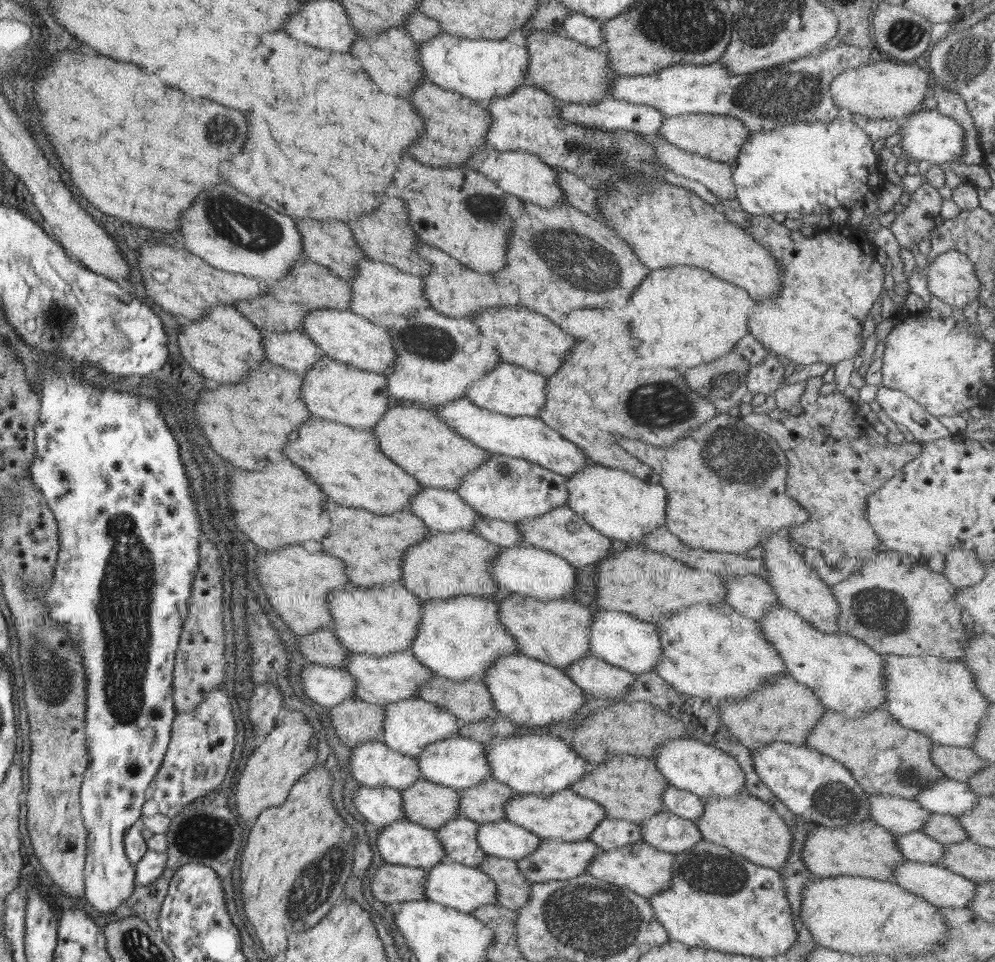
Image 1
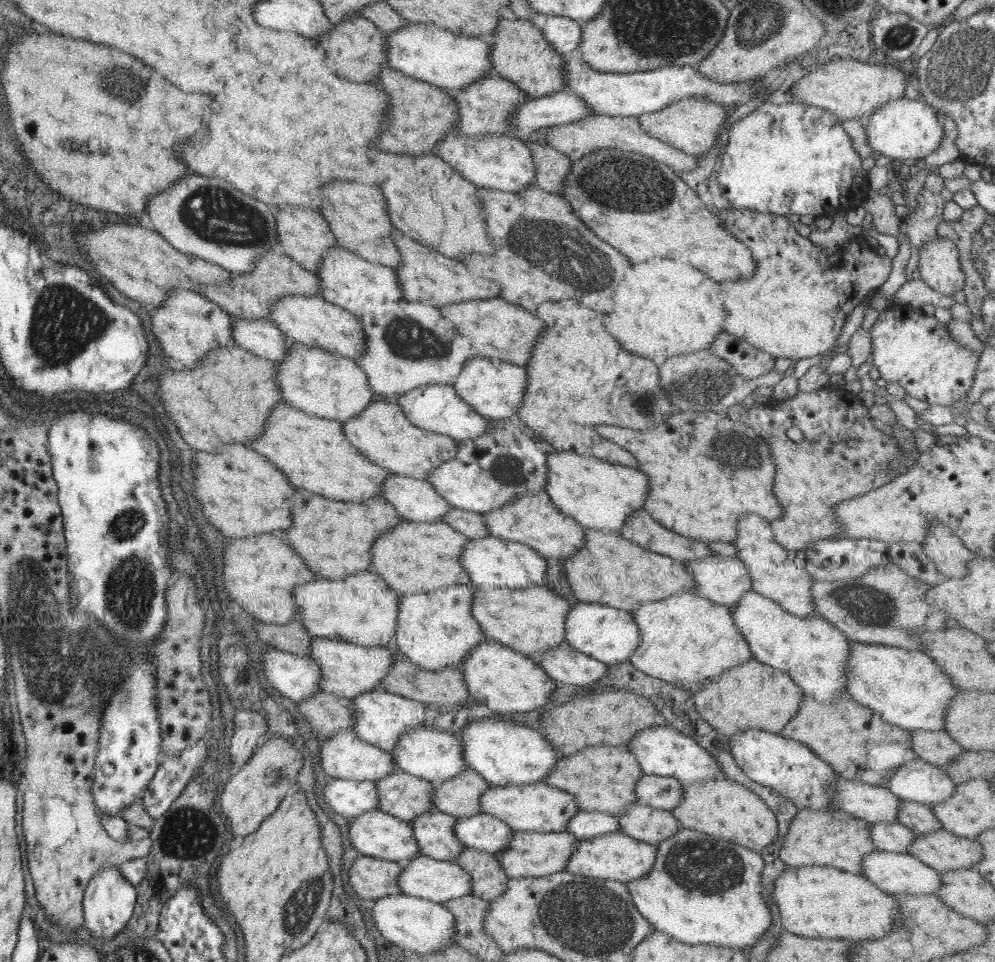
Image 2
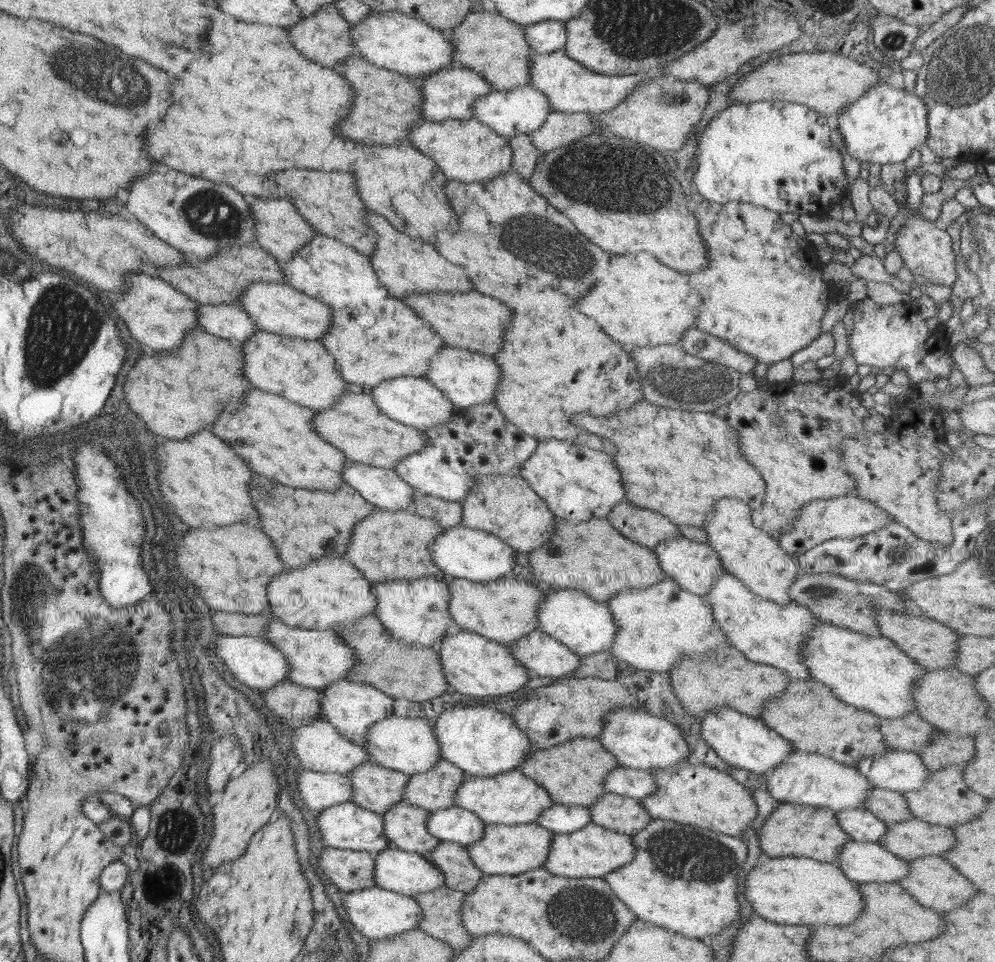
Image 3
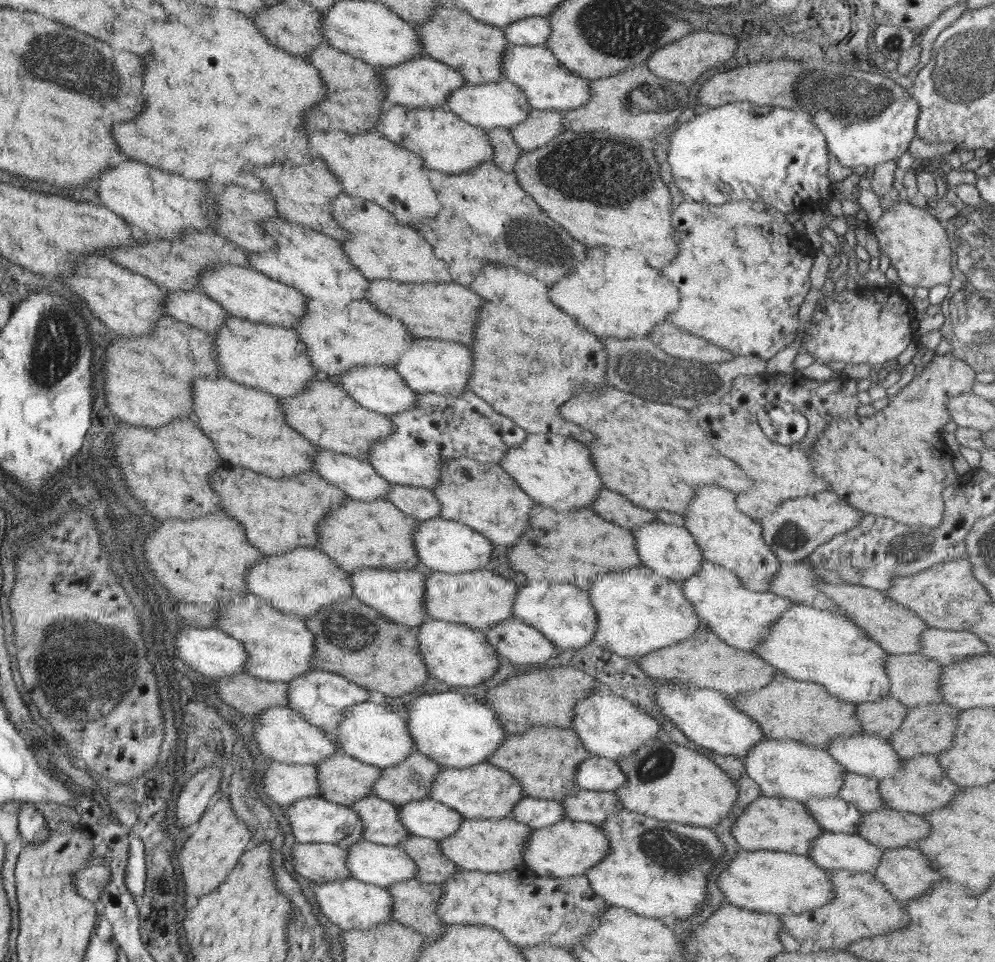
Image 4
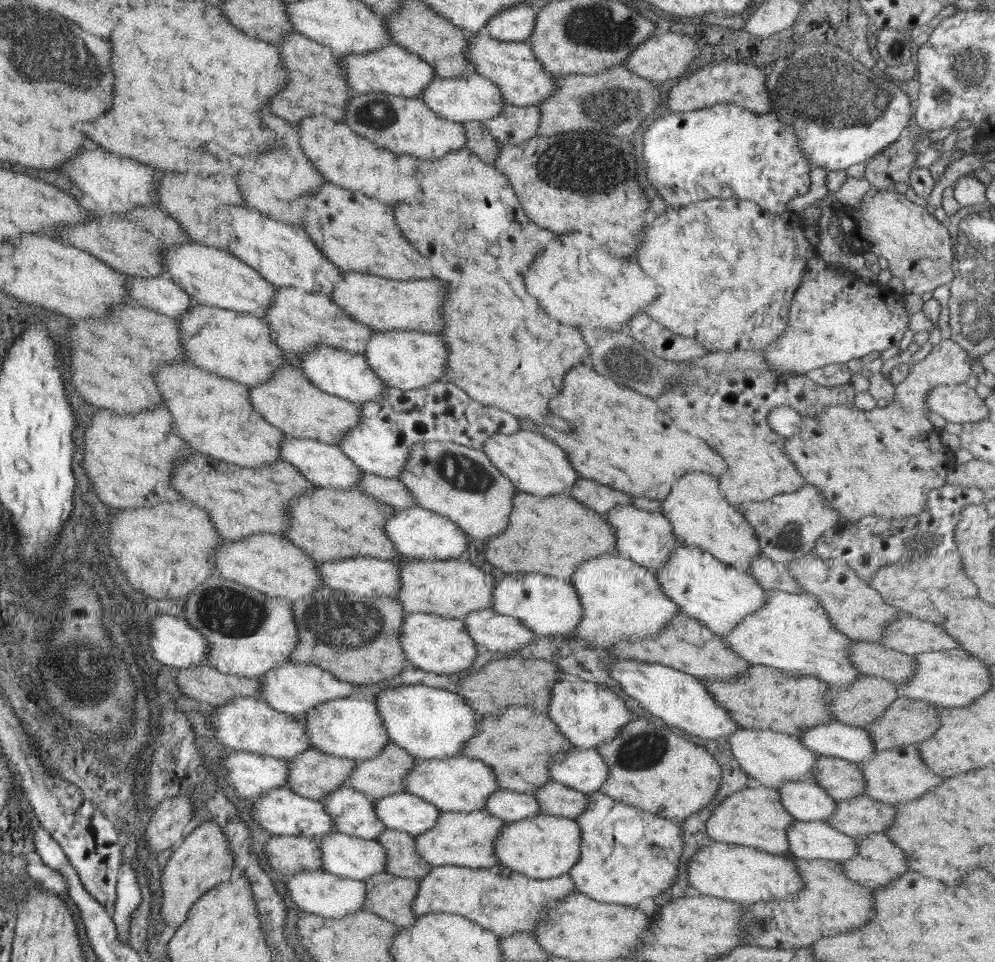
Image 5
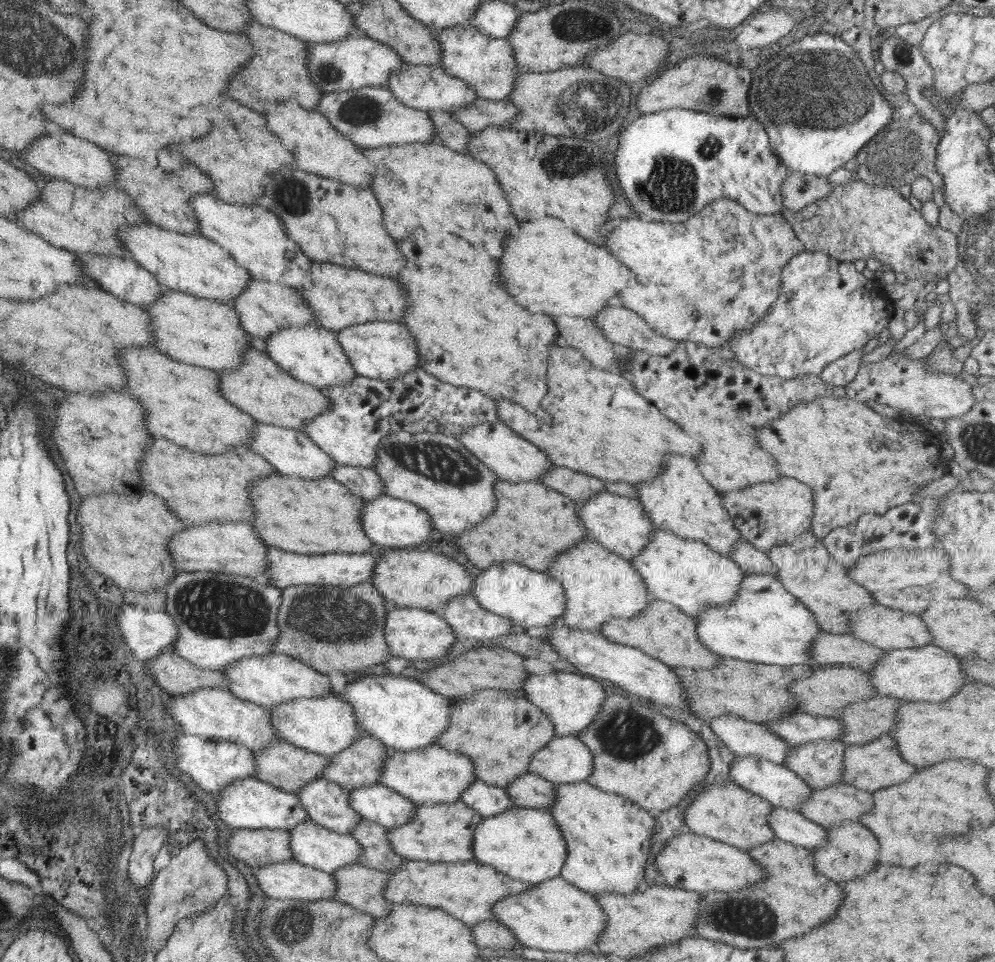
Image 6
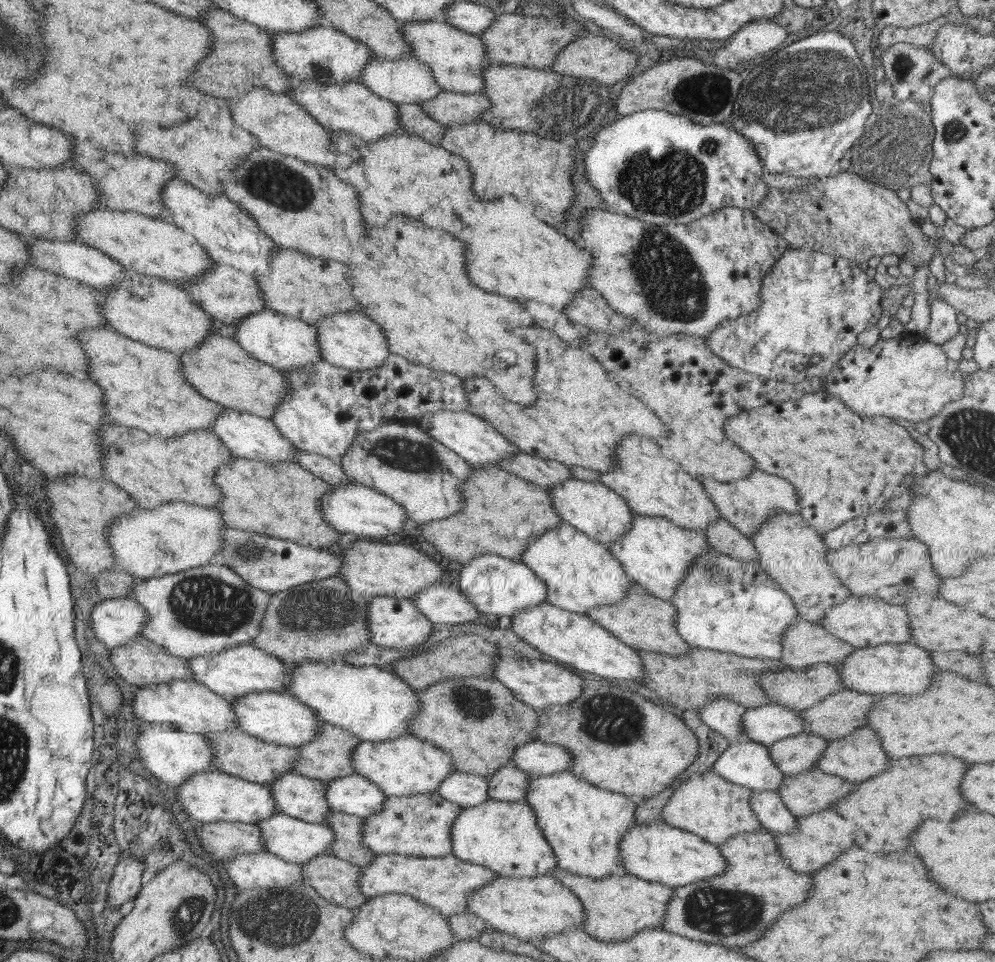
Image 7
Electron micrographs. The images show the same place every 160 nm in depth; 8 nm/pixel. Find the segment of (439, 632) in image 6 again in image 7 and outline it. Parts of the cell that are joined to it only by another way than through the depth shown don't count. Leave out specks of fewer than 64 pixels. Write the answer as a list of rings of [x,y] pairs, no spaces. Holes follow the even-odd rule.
[[[372,597],[368,611],[368,630],[372,630],[372,643],[386,649],[410,649],[424,644],[434,630],[431,619],[424,616],[410,599]]]

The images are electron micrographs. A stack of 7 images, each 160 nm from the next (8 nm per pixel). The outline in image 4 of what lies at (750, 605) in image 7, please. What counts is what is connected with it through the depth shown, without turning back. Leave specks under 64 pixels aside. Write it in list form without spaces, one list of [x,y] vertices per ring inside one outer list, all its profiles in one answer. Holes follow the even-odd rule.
[[[794,603],[771,624],[768,635],[754,653],[786,678],[826,686],[828,694],[836,700],[852,702],[854,706],[858,703],[878,702],[891,689],[889,674],[885,669],[889,653],[858,627],[842,613],[839,615]]]

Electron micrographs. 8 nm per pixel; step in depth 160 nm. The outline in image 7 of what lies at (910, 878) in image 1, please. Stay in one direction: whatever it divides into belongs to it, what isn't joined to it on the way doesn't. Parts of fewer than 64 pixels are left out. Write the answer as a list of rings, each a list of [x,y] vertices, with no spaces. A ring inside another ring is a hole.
[[[752,790],[751,807],[759,817],[761,826],[780,834],[797,830],[797,816],[783,803],[778,792]]]

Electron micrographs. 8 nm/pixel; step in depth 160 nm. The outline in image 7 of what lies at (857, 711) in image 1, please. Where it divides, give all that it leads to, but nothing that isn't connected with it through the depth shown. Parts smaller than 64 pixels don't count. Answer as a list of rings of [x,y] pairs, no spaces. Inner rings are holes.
[[[633,513],[632,528],[614,544],[608,545],[610,552],[620,561],[624,572],[648,593],[664,601],[670,601],[680,587],[682,577],[690,565],[712,548],[706,534],[699,530],[680,528],[663,516],[644,516]]]

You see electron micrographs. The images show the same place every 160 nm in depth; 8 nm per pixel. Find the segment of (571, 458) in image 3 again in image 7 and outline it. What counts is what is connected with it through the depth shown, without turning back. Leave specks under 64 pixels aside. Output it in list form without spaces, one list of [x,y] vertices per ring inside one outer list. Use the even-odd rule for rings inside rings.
[[[437,410],[425,412],[423,416],[415,418],[414,426],[432,435],[437,441],[450,447],[461,457],[464,457],[474,467],[498,467],[503,458],[513,456],[520,450],[512,444],[499,430],[496,430],[486,419],[472,414],[466,410]]]

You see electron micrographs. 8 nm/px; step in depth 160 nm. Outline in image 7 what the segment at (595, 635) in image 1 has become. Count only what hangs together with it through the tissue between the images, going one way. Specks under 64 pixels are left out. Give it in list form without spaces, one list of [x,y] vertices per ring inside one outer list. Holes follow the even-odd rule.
[[[481,554],[470,562],[454,564],[451,569],[459,576],[460,592],[474,604],[480,614],[510,618],[522,613],[528,607],[547,602],[546,584],[520,561],[504,558],[498,554]]]

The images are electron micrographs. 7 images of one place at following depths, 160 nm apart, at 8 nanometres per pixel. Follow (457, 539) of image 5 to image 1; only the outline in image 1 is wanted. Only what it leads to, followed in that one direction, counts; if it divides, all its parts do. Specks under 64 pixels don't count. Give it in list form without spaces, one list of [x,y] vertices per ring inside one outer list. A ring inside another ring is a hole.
[[[534,545],[503,547],[501,553],[493,558],[490,564],[490,574],[496,588],[500,586],[512,594],[540,601],[572,599],[574,589],[578,585],[575,567],[571,567],[561,556],[536,548]]]

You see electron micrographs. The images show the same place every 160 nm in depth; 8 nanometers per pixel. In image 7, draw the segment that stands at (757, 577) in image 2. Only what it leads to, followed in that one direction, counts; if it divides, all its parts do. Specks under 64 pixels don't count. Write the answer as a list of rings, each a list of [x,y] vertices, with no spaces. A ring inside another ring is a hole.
[[[632,436],[624,438],[617,457],[619,462],[611,470],[600,472],[600,484],[625,498],[635,514],[663,516],[680,528],[699,530],[705,534],[708,525],[721,518],[699,478],[693,477],[678,461],[664,455],[654,441]]]

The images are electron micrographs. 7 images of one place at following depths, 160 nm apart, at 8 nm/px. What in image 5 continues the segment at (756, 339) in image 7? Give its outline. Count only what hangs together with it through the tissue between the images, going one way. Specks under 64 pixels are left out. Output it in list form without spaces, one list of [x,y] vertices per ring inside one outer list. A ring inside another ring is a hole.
[[[817,256],[808,259],[801,285],[791,302],[787,329],[773,344],[763,349],[769,370],[782,374],[806,374],[826,365],[862,358],[872,352],[884,352],[902,340],[909,328],[910,315],[905,309],[903,297],[887,286],[864,283],[853,270],[842,272],[833,268],[832,263],[820,260]]]

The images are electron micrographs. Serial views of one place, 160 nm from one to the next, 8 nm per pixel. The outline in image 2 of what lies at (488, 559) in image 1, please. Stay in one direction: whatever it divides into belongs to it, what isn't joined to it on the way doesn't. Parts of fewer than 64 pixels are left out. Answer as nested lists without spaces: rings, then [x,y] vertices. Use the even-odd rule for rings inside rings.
[[[403,519],[375,542],[371,554],[375,572],[399,594],[414,594],[420,590],[440,589],[453,585],[471,586],[470,576],[462,568],[461,552],[469,538],[442,521],[414,522]]]

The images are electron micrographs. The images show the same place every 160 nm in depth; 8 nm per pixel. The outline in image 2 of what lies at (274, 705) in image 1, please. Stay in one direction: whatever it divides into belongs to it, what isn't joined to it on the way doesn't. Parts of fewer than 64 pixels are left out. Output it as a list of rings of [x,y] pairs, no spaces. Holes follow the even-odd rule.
[[[240,710],[234,716],[234,734],[230,738],[230,758],[236,768],[242,771],[243,765],[253,755],[254,748],[263,743],[268,730],[267,718],[264,713],[252,710]]]

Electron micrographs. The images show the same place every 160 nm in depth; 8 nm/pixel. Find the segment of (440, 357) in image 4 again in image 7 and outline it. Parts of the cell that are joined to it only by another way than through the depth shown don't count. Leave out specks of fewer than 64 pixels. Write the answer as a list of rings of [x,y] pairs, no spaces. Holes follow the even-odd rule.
[[[360,311],[339,312],[321,318],[316,324],[321,346],[321,357],[333,366],[352,371],[370,371],[385,364],[391,356],[385,330],[370,317]]]

